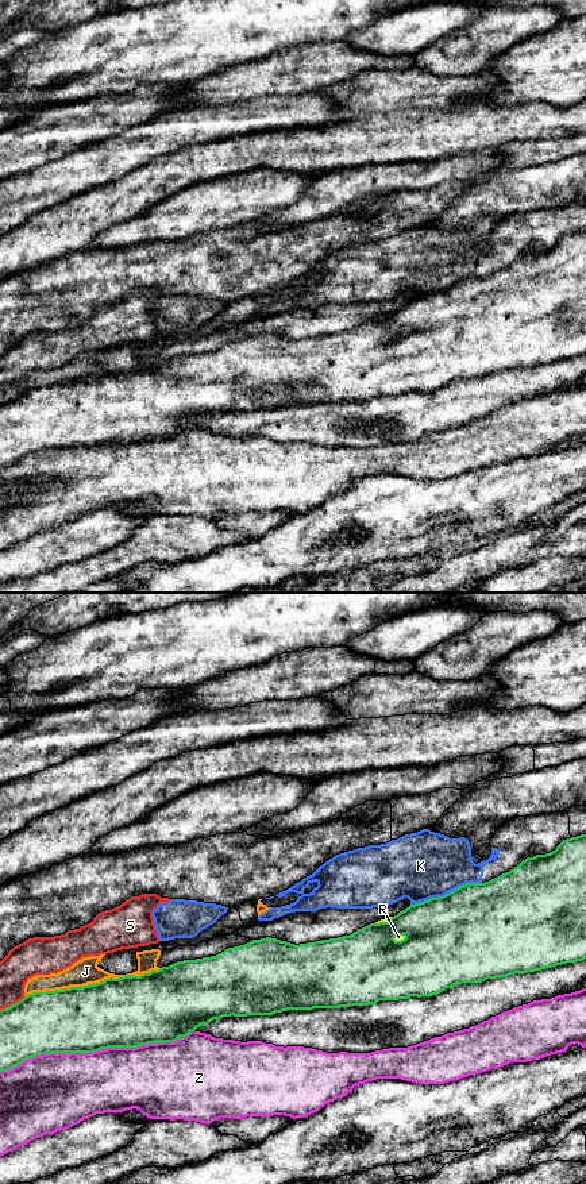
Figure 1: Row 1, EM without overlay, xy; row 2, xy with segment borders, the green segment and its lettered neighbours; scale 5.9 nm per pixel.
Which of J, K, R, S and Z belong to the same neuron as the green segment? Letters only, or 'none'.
none

